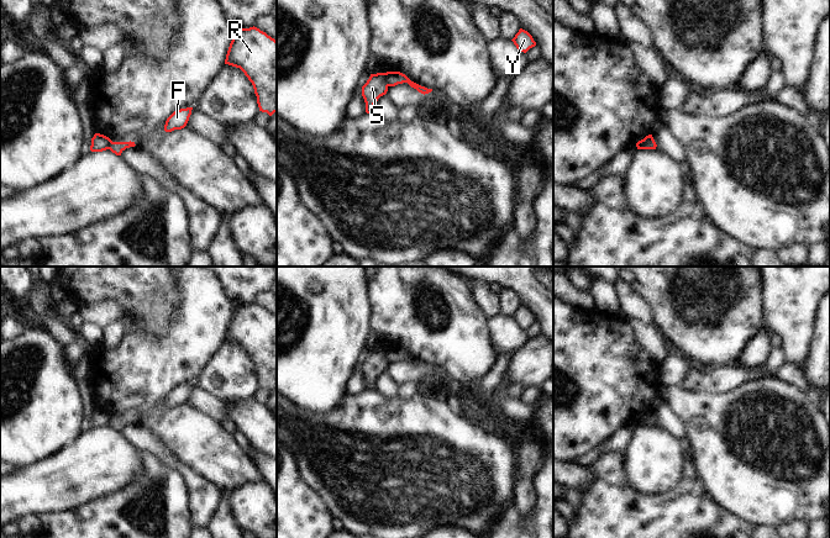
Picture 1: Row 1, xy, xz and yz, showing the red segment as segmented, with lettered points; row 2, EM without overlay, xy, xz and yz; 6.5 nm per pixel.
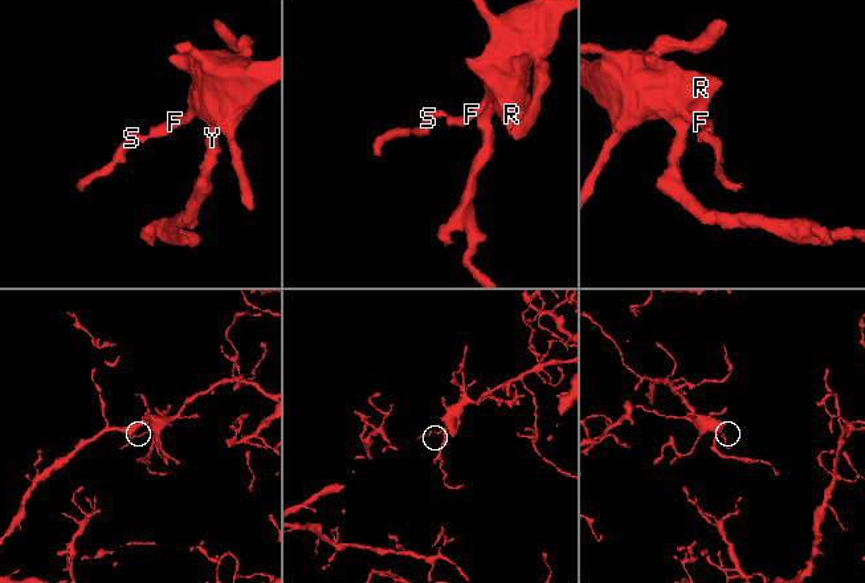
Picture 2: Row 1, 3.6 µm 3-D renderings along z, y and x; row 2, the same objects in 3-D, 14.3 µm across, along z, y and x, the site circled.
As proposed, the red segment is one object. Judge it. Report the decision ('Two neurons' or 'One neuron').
Two neurons

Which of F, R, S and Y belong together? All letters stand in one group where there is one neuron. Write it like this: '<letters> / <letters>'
F R Y / S

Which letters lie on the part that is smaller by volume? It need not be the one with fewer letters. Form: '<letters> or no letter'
S

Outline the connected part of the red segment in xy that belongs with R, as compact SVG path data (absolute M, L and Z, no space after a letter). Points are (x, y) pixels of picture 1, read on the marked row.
M257 27L235 30L225 64L240 68L252 83L259 111L277 112L277 41Z

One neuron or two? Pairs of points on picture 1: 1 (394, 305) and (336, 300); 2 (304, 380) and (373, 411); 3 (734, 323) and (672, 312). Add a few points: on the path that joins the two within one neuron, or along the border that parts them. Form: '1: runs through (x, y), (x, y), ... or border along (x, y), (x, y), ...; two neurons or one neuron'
1: border along (367, 279), (371, 328); two neurons
2: border along (346, 394), (332, 410), (320, 413); two neurons
3: runs through (719, 312), (687, 312); one neuron

